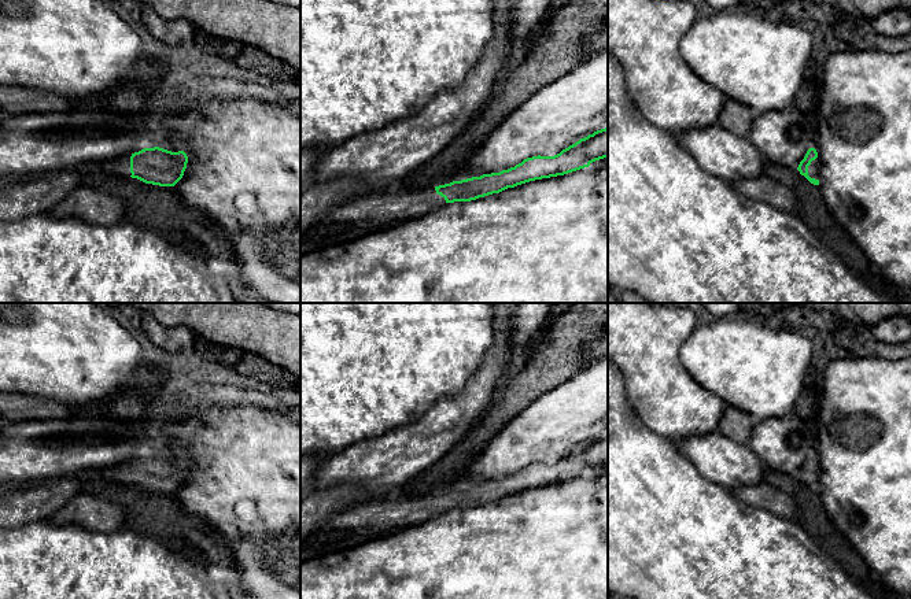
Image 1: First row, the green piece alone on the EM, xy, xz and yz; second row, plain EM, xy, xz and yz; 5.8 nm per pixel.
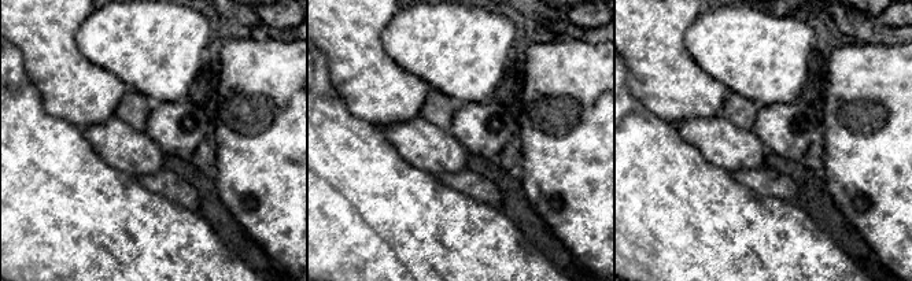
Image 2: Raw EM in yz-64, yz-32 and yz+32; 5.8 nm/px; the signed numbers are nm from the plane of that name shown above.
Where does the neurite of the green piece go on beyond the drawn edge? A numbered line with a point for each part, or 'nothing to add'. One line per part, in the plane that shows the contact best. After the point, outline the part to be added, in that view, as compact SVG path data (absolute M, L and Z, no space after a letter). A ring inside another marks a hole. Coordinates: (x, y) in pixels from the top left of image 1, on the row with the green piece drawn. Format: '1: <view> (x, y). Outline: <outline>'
1: yz (814, 167). Outline: M816 158L815 160L811 162L808 166L808 175L815 180L820 180L820 173L819 173L819 159Z

